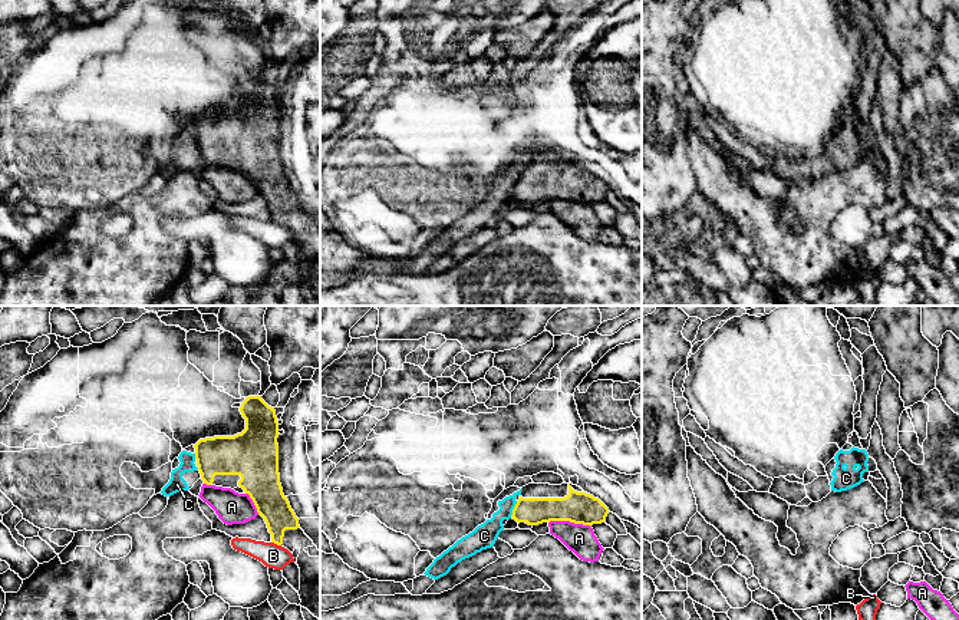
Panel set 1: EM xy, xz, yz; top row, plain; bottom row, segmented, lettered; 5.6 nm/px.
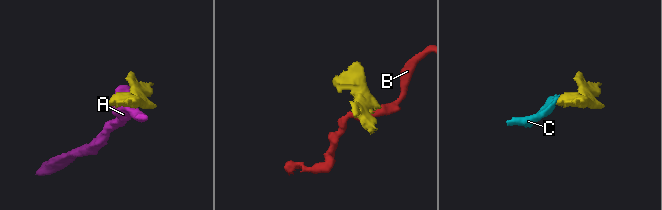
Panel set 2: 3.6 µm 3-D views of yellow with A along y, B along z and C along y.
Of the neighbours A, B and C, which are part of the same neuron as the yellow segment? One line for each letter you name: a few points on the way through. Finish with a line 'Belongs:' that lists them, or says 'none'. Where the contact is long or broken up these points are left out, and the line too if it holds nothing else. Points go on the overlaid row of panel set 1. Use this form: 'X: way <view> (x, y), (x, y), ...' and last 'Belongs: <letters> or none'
Belongs: none

